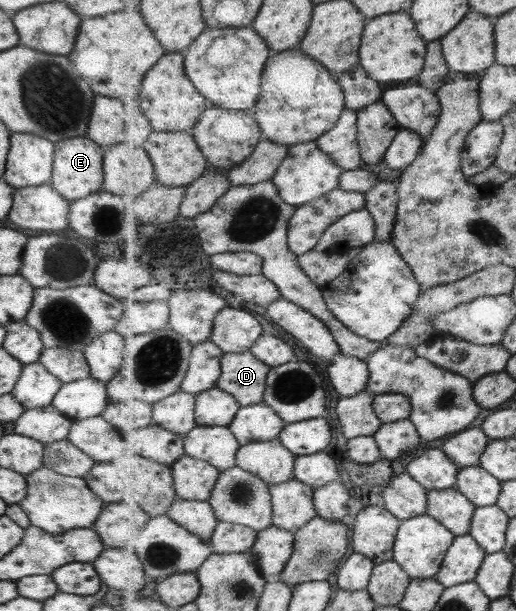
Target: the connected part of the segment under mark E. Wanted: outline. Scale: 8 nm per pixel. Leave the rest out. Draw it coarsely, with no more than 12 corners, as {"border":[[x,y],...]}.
{"border":[[72,137],[53,143],[48,184],[78,200],[103,183],[103,149]]}

